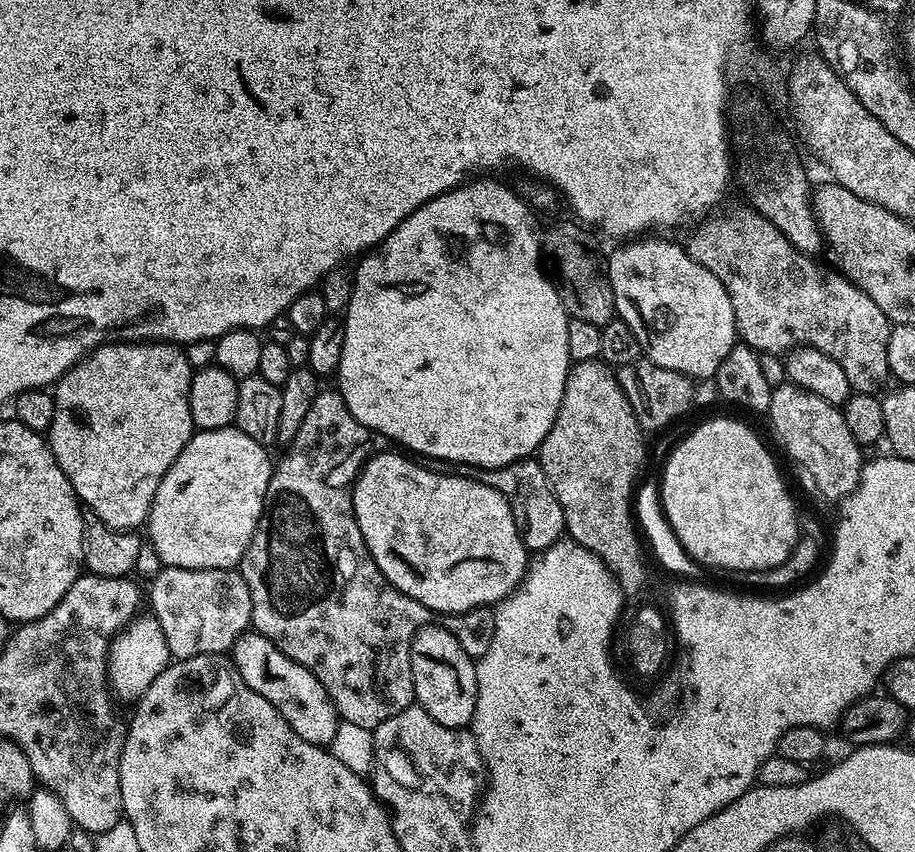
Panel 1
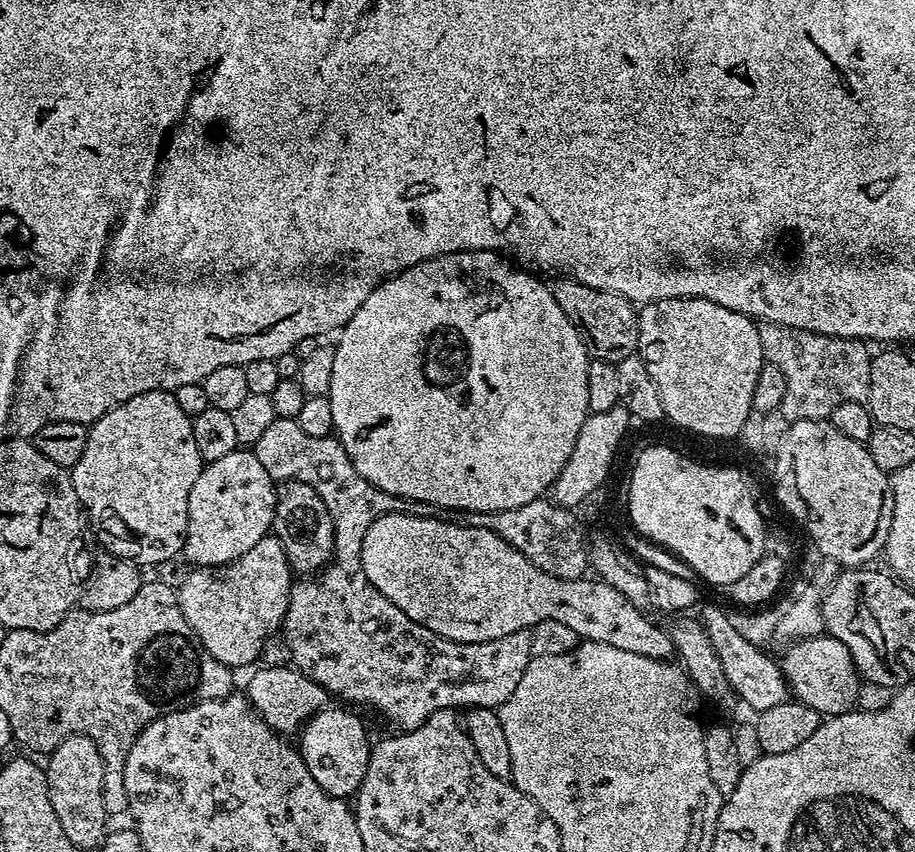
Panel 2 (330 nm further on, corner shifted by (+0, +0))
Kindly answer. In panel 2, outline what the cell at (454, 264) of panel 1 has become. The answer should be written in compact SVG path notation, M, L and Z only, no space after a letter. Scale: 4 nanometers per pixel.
M474 248L467 252L441 252L429 260L419 260L417 264L381 279L372 289L356 313L343 325L340 340L335 341L334 378L327 394L334 410L332 426L335 435L362 478L382 489L389 497L405 496L408 500L437 504L440 508L465 508L468 512L483 514L517 508L531 500L541 499L551 489L562 466L566 466L570 458L570 450L574 450L582 422L590 414L586 398L590 352L562 306L554 302L551 287L539 278L539 275L517 266L495 250Z

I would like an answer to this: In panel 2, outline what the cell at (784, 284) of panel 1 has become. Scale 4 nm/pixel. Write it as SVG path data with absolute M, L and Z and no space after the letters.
M773 322L761 323L759 329L765 361L786 374L786 398L779 408L788 421L827 420L843 400L867 401L872 356L865 341Z

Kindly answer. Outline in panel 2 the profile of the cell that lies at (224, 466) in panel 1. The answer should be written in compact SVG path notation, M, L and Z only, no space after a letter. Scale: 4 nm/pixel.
M237 450L207 461L190 490L183 559L201 568L214 568L238 559L250 546L269 535L275 509L274 482L262 470L255 451Z

